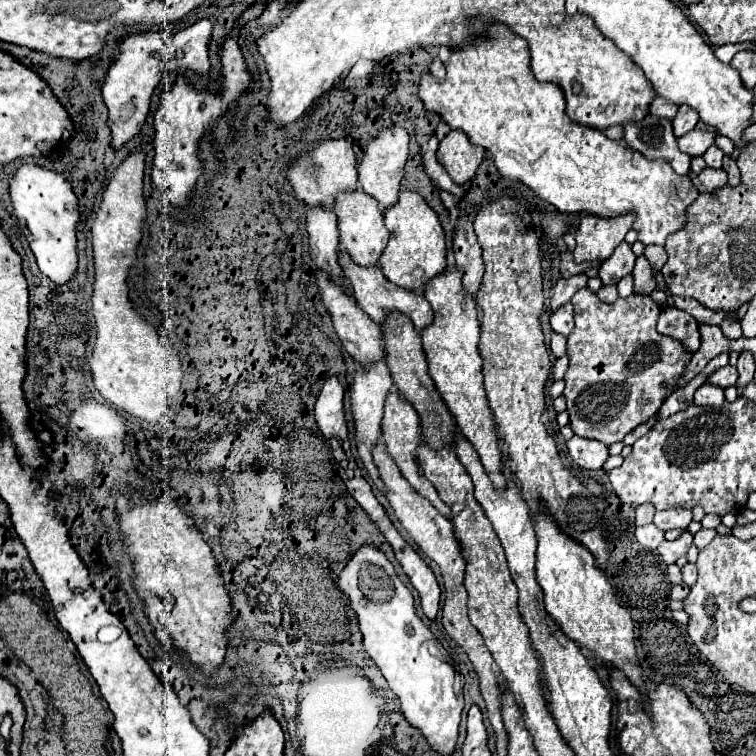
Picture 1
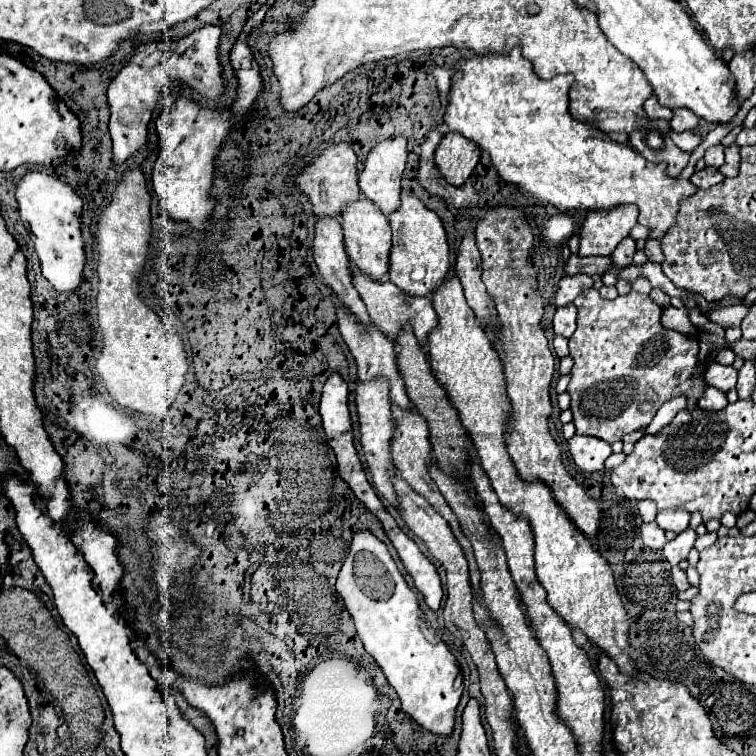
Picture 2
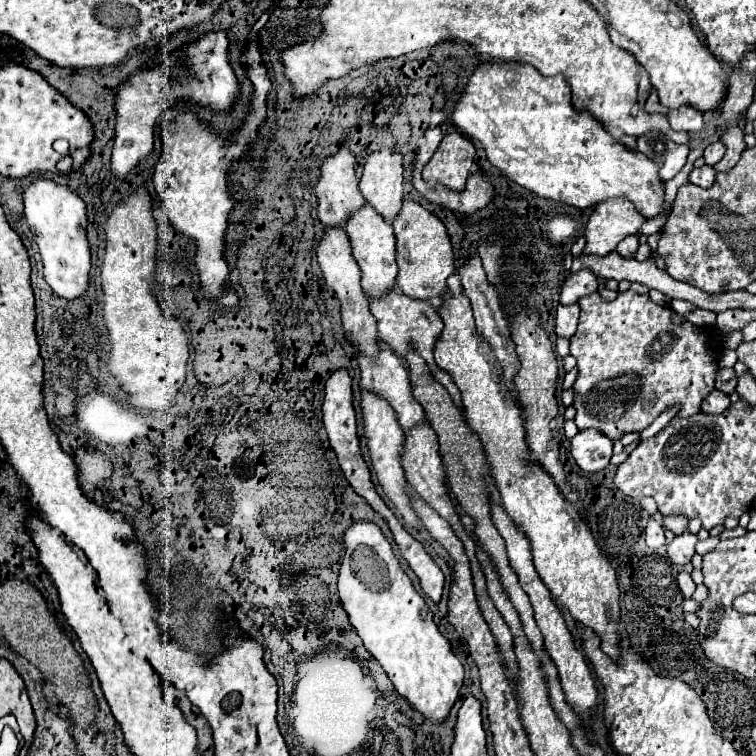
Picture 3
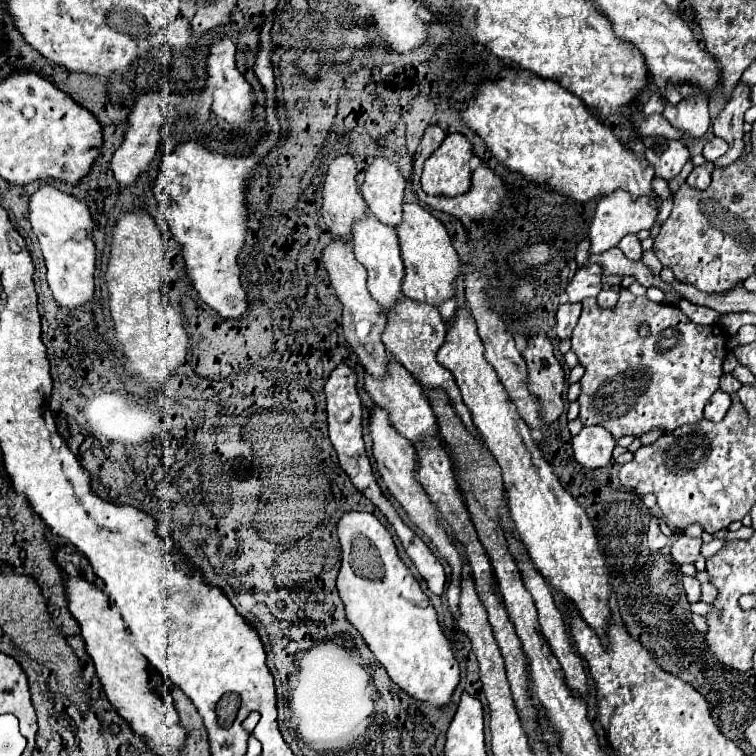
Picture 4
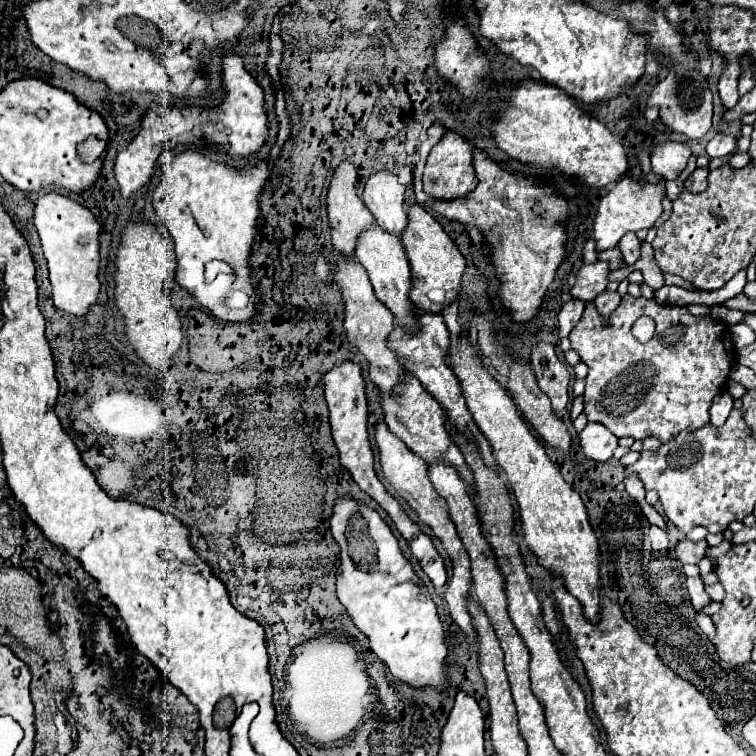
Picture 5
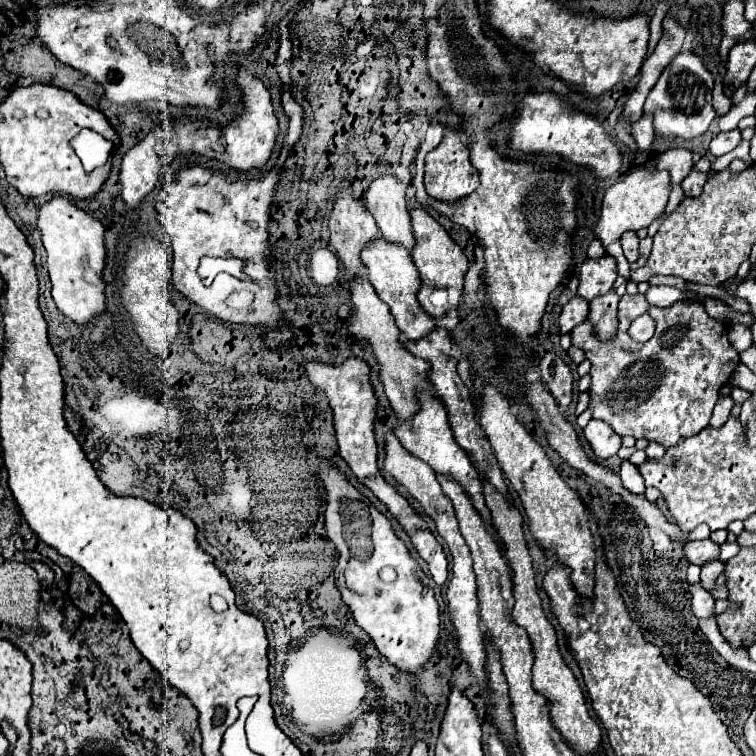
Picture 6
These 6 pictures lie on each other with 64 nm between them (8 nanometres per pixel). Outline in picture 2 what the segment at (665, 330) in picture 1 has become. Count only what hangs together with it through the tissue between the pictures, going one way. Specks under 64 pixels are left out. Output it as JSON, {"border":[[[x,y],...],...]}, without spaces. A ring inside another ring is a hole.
{"border":[[[666,308],[664,314],[662,314],[662,324],[666,328],[672,328],[672,330],[680,330],[680,332],[688,332],[688,334],[698,334],[698,330],[692,326],[692,322],[688,320],[688,312],[686,310],[678,310],[678,308]]]}

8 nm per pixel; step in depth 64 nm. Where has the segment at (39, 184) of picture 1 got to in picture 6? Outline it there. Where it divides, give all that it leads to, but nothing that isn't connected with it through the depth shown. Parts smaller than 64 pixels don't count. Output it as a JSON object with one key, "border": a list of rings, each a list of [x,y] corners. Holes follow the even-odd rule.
{"border":[[[56,196],[40,208],[38,228],[46,248],[52,298],[58,310],[76,324],[90,324],[98,314],[106,312],[104,266],[108,250],[104,246],[104,226],[68,198]]]}

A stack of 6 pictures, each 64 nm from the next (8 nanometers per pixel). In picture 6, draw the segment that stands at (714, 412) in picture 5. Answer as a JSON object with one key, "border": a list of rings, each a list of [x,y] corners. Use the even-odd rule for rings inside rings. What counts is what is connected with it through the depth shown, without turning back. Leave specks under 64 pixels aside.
{"border":[[[728,396],[728,398],[720,398],[716,402],[716,408],[714,408],[714,414],[712,414],[712,420],[710,420],[710,426],[714,428],[720,428],[728,418],[730,418],[730,410],[734,406],[734,400]]]}

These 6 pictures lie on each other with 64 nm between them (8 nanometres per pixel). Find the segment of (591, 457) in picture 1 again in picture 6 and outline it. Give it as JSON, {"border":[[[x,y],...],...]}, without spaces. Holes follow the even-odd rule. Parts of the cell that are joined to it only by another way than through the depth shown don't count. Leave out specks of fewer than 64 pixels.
{"border":[[[590,420],[590,424],[584,428],[584,436],[598,458],[610,458],[622,446],[620,436],[612,432],[610,424],[606,424],[604,420]]]}

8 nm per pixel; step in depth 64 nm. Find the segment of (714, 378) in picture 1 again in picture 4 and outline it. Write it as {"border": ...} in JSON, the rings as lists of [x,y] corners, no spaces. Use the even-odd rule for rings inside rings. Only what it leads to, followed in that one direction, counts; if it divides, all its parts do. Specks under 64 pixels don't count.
{"border":[[[724,374],[724,376],[720,378],[720,388],[722,388],[726,394],[734,396],[734,394],[738,394],[738,390],[742,388],[742,384],[740,384],[738,380],[734,380],[732,374]]]}

